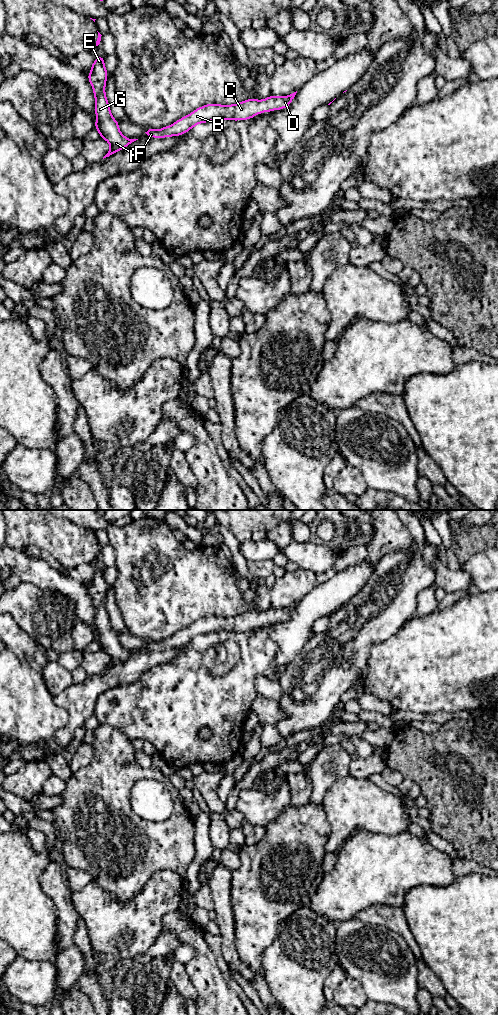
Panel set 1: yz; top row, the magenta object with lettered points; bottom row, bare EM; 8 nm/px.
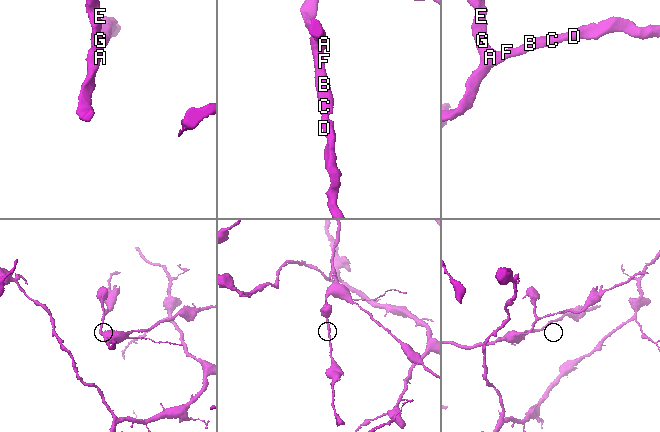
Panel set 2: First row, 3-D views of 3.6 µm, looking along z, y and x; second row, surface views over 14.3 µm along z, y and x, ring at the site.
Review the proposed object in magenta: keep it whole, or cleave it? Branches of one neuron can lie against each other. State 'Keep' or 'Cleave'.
Keep

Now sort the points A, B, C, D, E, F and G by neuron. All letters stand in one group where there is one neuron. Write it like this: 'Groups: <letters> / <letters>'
Groups: A B C D E F G

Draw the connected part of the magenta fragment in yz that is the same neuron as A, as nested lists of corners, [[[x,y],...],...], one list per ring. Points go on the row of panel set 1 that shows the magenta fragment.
[[[98,56],[91,66],[91,72],[87,75],[95,96],[96,124],[94,128],[98,130],[101,138],[110,143],[110,149],[103,159],[138,140],[126,138],[119,131],[119,122],[111,114],[105,94],[108,71],[104,65],[104,59],[105,56]]]

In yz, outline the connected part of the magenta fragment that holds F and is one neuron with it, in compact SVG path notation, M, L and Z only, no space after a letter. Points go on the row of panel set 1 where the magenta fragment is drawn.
M297 91L288 96L270 95L267 99L247 99L233 105L210 103L199 107L189 115L182 117L172 125L159 130L149 129L145 132L149 137L165 138L183 135L200 123L218 120L247 120L262 112L270 112L287 108L294 99Z

